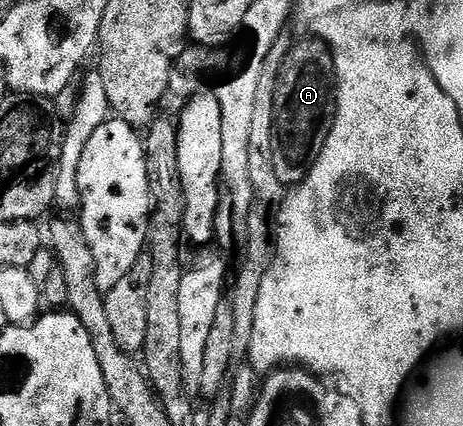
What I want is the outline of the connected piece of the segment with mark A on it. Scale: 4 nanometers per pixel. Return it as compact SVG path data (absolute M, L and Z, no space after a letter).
M309 36L306 42L301 42L292 47L288 58L285 59L280 74L277 76L277 87L275 88L275 108L273 109L273 167L275 176L281 181L282 187L292 188L298 186L300 182L309 175L319 152L323 152L323 144L327 144L327 136L333 127L333 115L335 113L335 71L333 68L333 53L324 42Z

